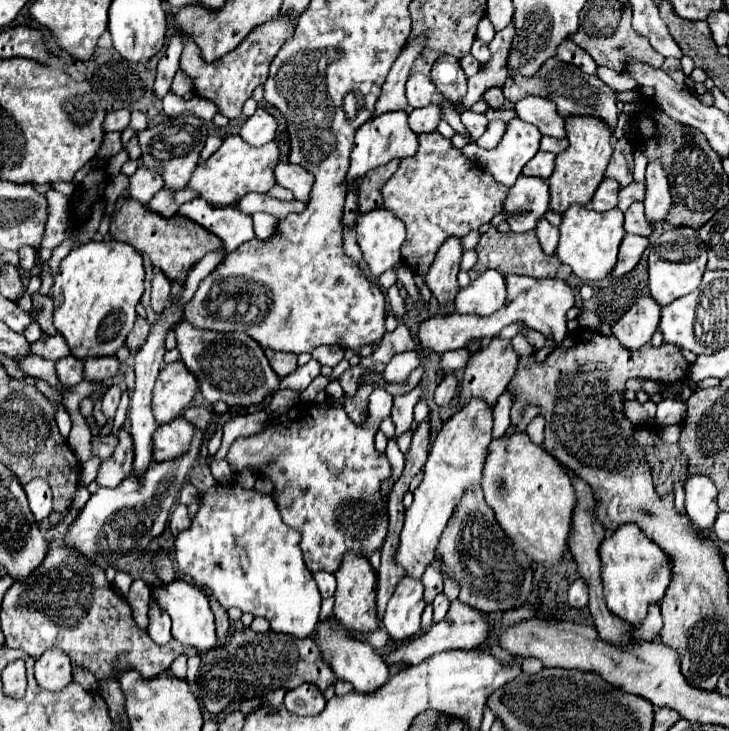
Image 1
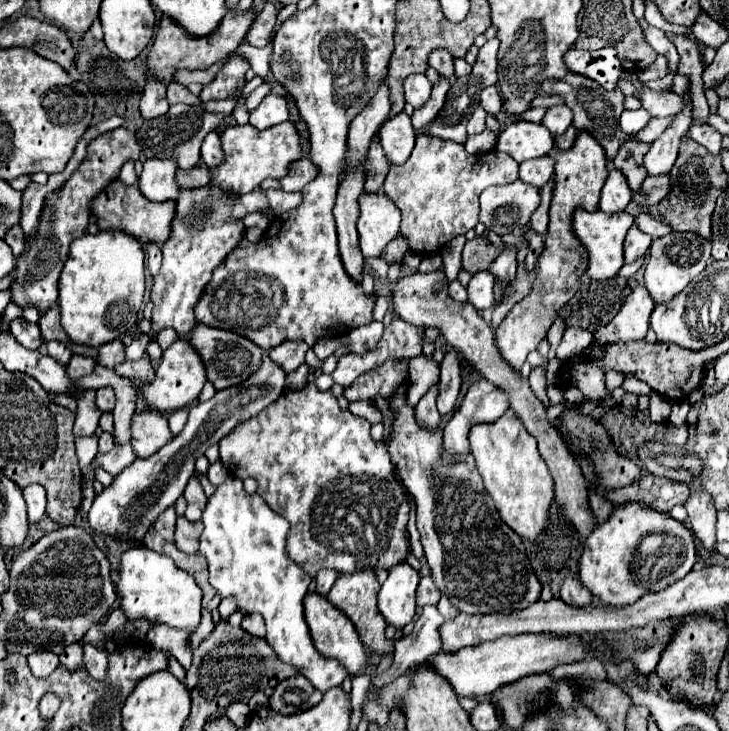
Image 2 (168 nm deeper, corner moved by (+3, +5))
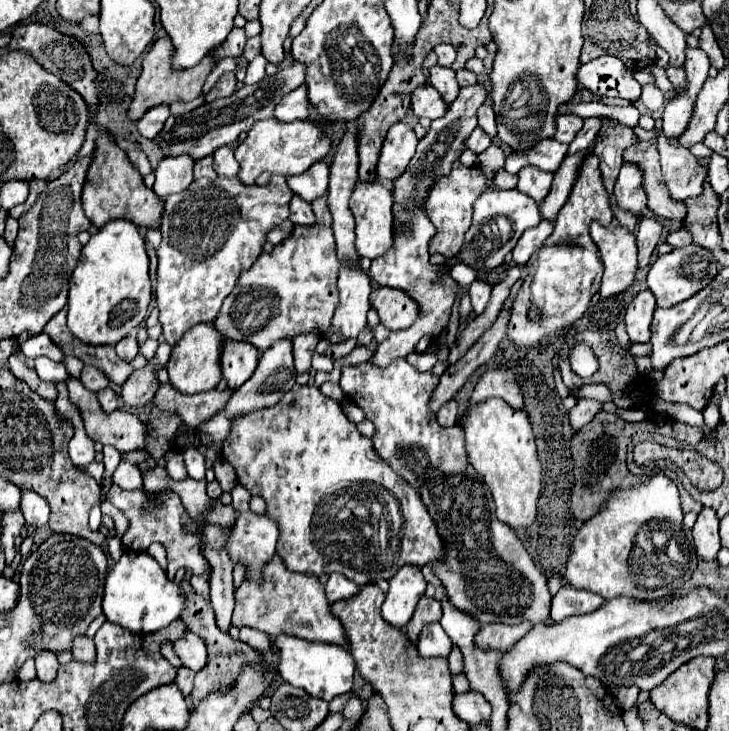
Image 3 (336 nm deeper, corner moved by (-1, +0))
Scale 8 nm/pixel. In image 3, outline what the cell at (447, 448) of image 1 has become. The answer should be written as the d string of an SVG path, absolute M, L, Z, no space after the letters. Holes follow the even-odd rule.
M488 370L480 376L470 402L482 402L486 398L502 398L512 408L524 408L522 386L510 370Z

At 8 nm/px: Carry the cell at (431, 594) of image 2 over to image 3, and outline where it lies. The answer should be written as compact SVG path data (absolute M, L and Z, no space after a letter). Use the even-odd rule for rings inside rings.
M422 596L418 606L416 606L416 612L412 616L412 620L406 624L406 634L408 638L414 642L420 634L420 630L426 626L426 624L432 624L432 622L438 622L442 616L442 608L438 604L438 600L432 600L432 598L426 598Z

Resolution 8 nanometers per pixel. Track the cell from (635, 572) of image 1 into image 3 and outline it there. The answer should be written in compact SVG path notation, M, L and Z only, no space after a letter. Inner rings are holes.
M654 474L630 490L618 488L610 492L602 508L592 518L584 520L584 526L576 532L566 562L568 584L596 592L606 600L634 596L650 602L676 594L684 586L684 580L688 580L686 572L694 572L696 568L692 532L682 524L683 516L678 488L664 474ZM646 520L670 520L674 524L660 522L660 526L648 526L644 524Z

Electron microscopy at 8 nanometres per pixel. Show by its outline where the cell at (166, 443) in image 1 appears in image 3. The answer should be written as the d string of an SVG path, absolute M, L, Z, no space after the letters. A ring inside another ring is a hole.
M76 378L68 380L68 392L70 392L70 400L74 400L74 404L78 404L78 408L82 408L86 432L88 432L88 436L92 440L96 440L100 444L110 444L110 446L114 446L120 452L130 452L130 450L142 450L144 448L148 426L142 420L138 420L136 416L132 416L128 412L122 412L122 410L114 410L112 414L102 412L96 396L90 390L86 390L82 386L82 382L76 380Z

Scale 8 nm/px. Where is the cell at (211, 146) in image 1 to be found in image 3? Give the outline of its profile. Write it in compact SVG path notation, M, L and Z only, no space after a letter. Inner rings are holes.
M222 146L214 152L214 170L218 172L218 176L226 176L226 178L232 178L238 174L240 164L234 158L234 152L230 146Z

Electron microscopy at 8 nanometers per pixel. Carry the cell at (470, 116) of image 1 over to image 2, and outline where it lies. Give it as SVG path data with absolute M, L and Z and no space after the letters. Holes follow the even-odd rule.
M478 107L472 115L472 119L468 121L468 135L474 135L474 133L482 133L484 131L484 119L486 119L486 111L482 111L482 107Z

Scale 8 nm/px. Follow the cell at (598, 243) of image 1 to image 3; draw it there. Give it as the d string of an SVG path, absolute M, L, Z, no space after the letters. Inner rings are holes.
M592 222L590 236L596 242L604 262L600 296L608 298L624 292L634 282L634 274L638 270L634 234L626 232L626 228L622 226L604 228L598 222Z

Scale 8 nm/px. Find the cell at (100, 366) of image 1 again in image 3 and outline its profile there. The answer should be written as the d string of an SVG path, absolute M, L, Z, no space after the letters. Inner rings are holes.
M132 336L122 338L122 340L116 344L116 354L118 354L122 360L126 360L126 362L134 360L136 354L138 354L138 342L136 342L136 338L132 338Z

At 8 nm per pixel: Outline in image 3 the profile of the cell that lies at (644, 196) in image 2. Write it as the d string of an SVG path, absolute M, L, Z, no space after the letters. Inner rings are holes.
M662 130L656 132L662 176L674 200L696 198L702 194L702 186L706 182L708 170L692 156L688 148L672 146Z

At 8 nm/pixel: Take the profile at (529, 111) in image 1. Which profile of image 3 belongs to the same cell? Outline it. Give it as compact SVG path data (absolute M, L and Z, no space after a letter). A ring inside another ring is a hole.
M560 114L558 120L556 120L556 126L558 126L558 132L556 132L556 140L558 142L566 142L570 144L574 140L574 136L580 132L584 120L576 114Z

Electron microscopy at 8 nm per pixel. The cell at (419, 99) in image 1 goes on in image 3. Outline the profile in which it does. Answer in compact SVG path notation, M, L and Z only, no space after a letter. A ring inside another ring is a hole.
M420 86L416 88L416 92L412 94L412 110L416 116L426 116L430 120L442 118L448 112L448 104L444 102L444 98L440 96L440 92L432 86Z

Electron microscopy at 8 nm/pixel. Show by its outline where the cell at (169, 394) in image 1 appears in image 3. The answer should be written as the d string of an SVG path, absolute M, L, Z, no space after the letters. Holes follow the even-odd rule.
M198 324L190 328L172 348L170 359L166 364L172 386L182 394L198 394L212 390L222 380L222 368L220 368L222 344L224 336L216 330L214 324Z

